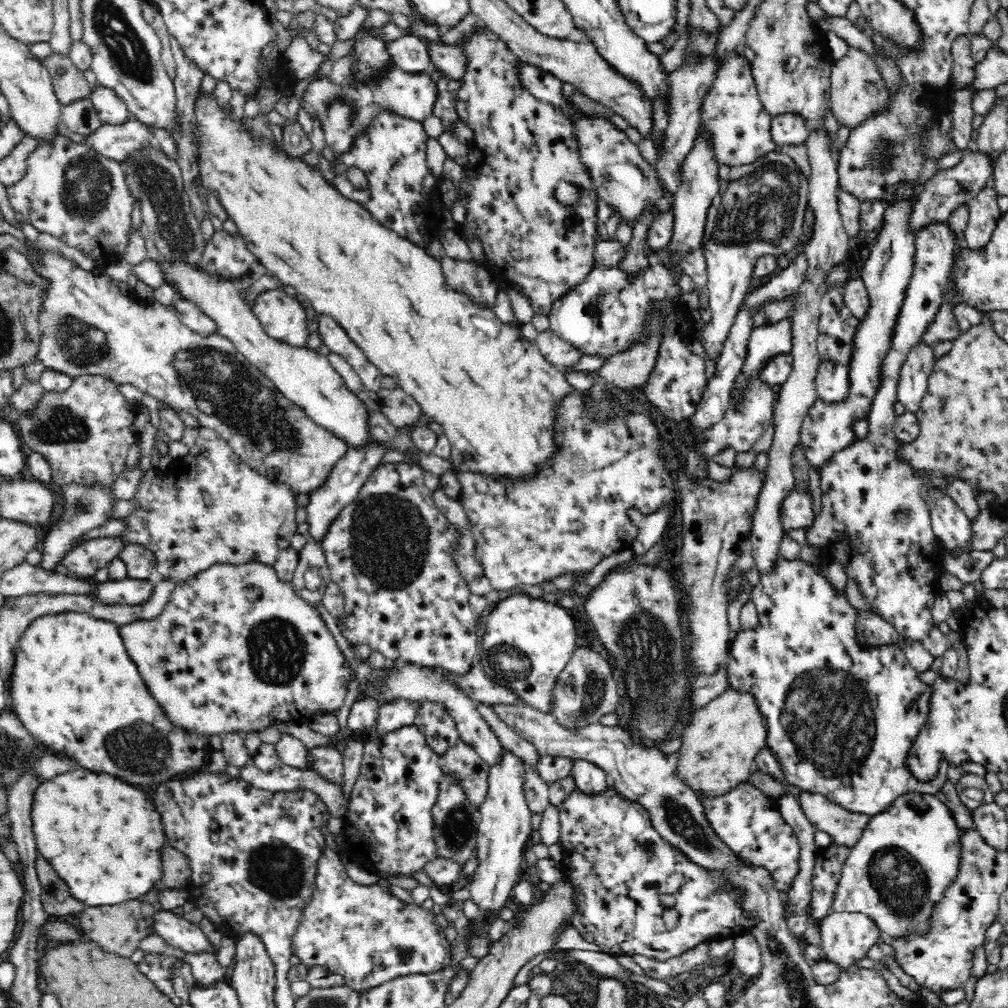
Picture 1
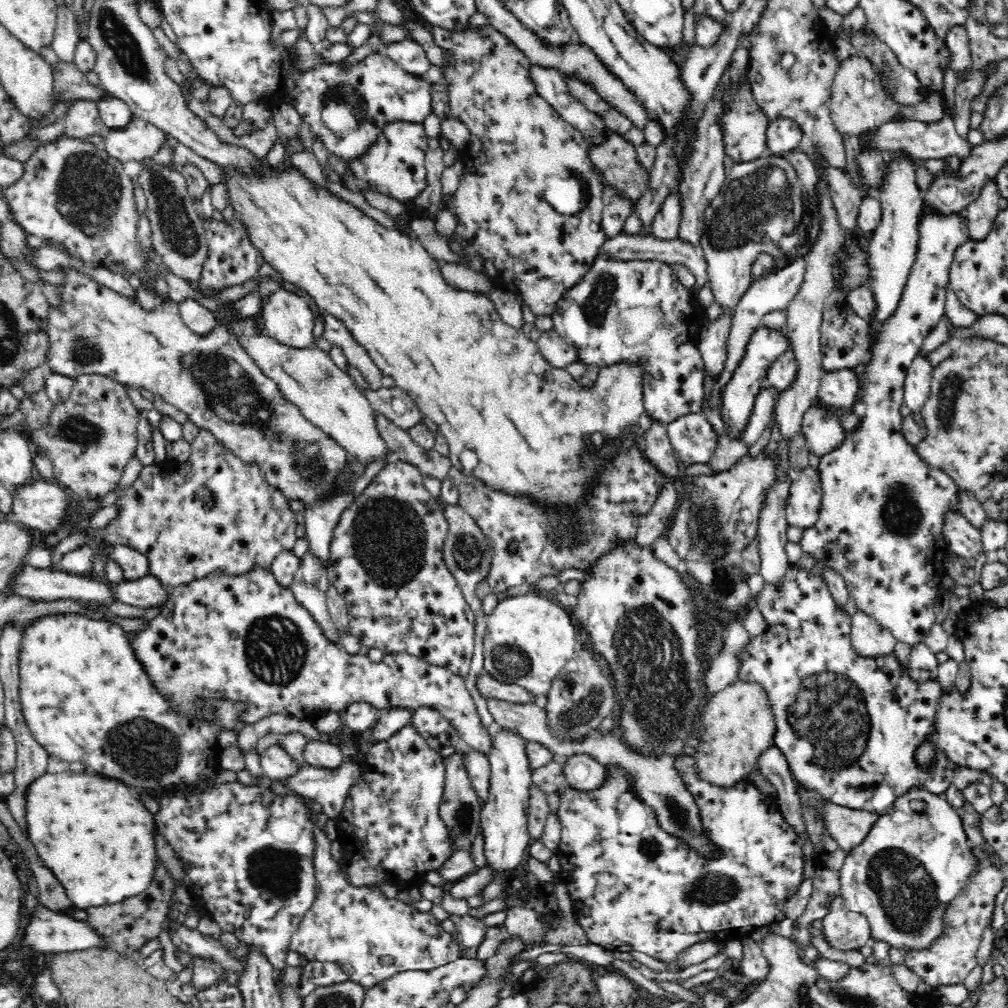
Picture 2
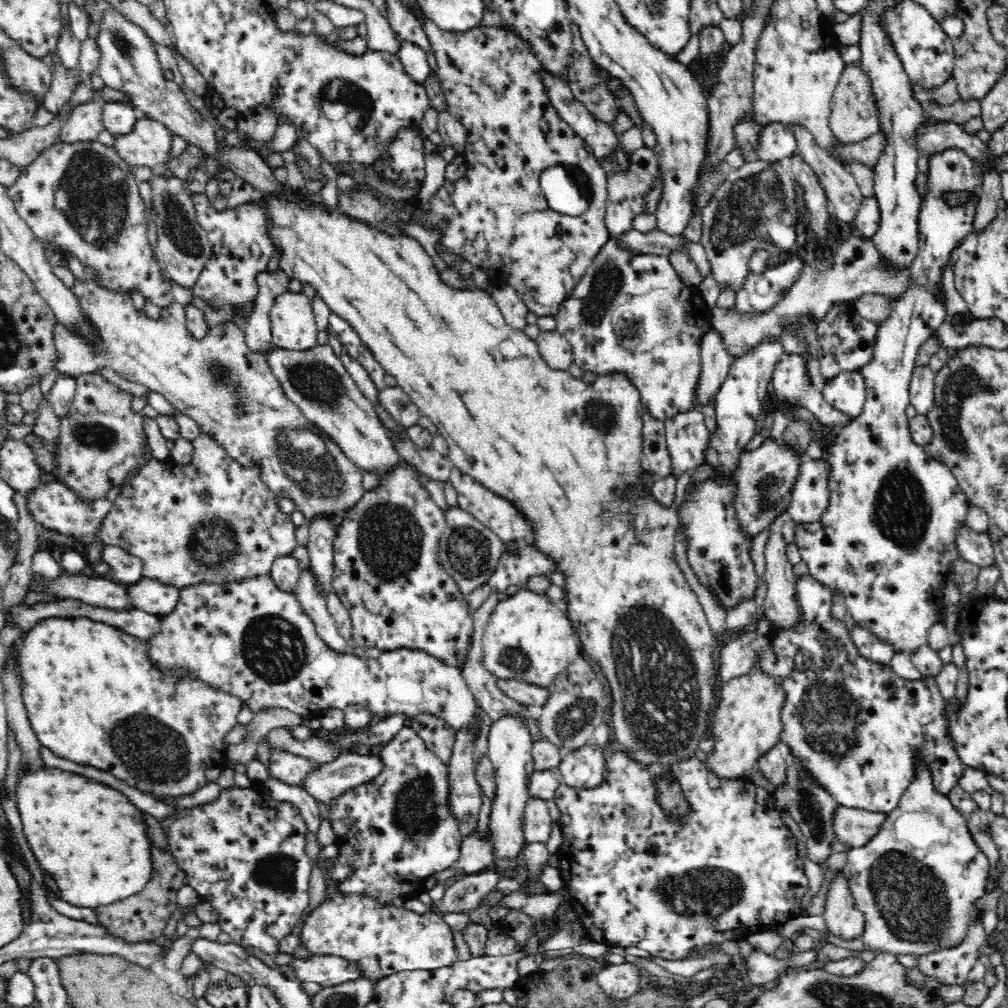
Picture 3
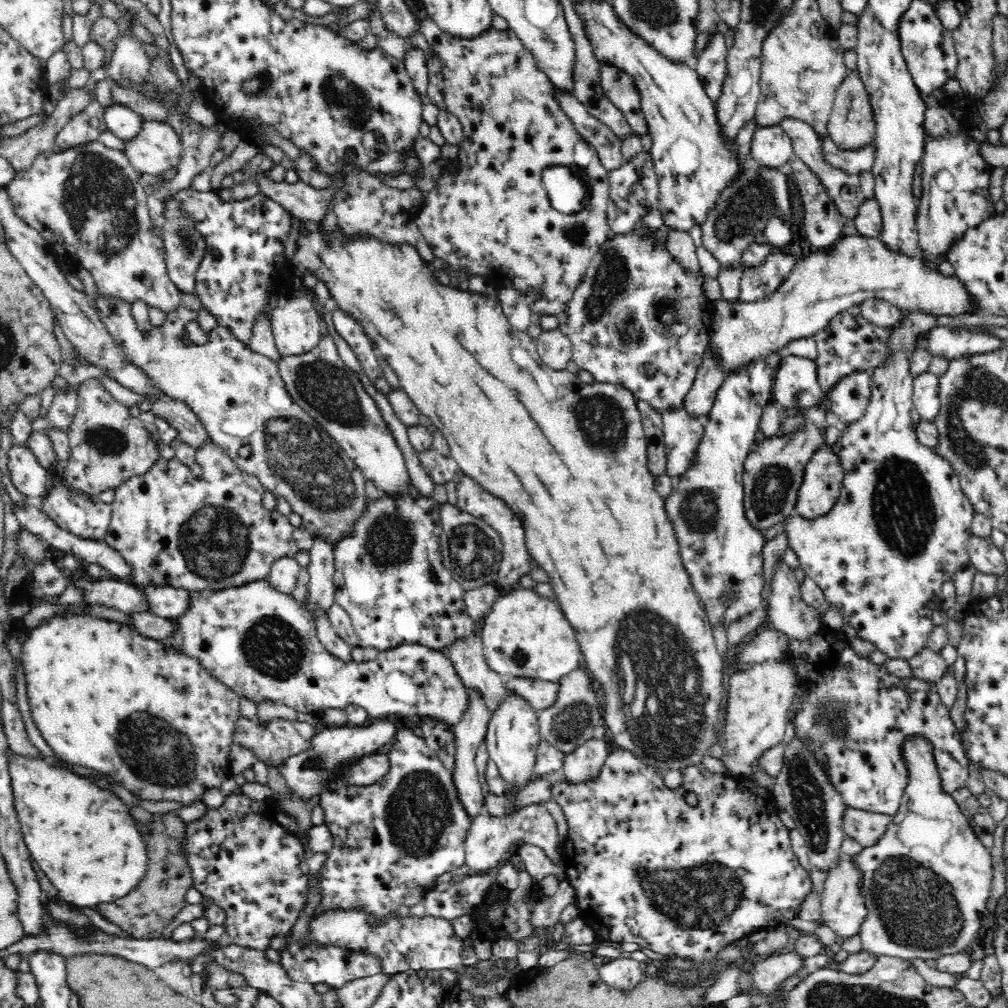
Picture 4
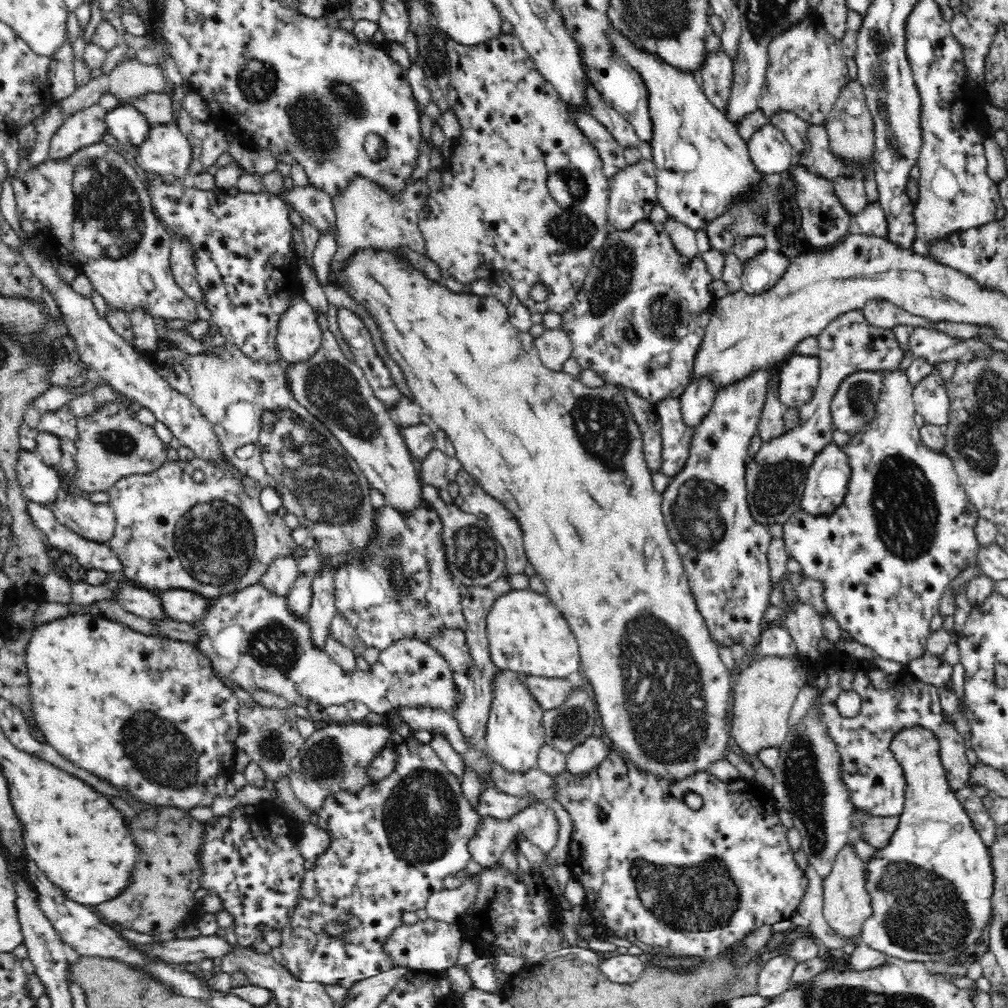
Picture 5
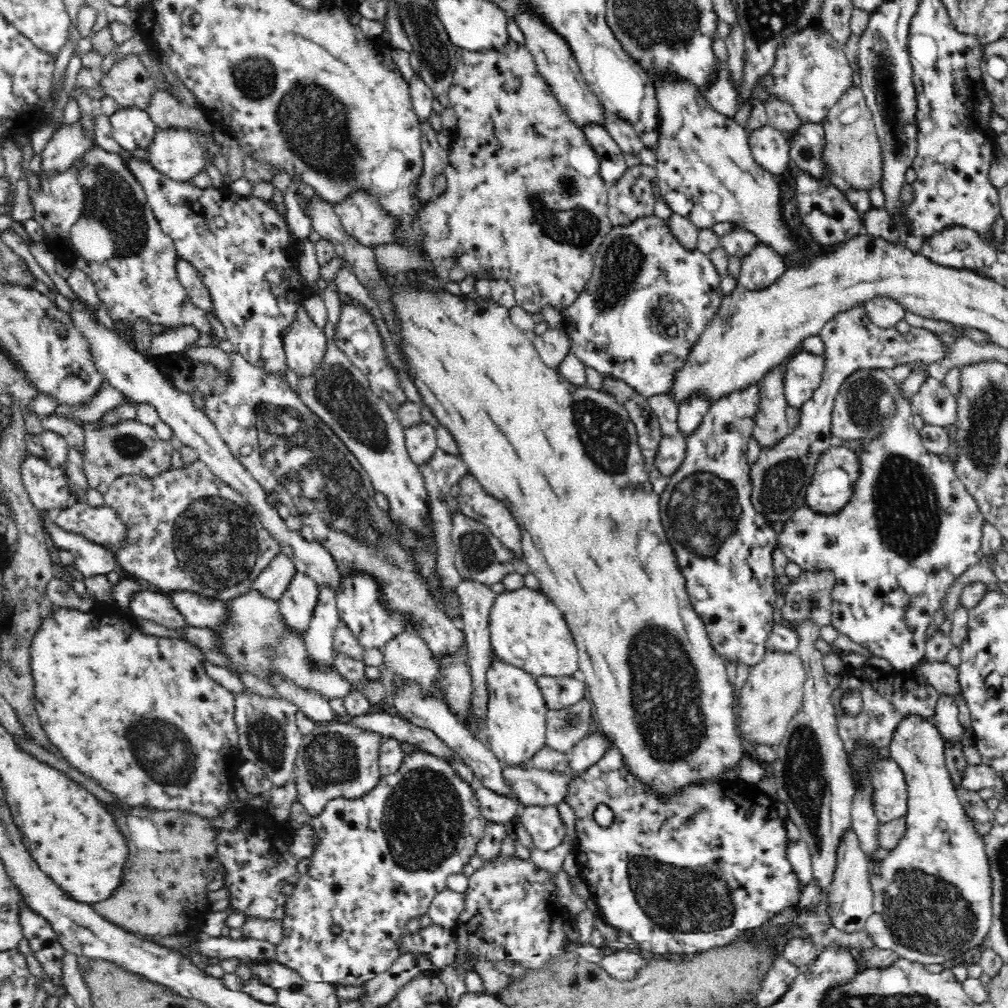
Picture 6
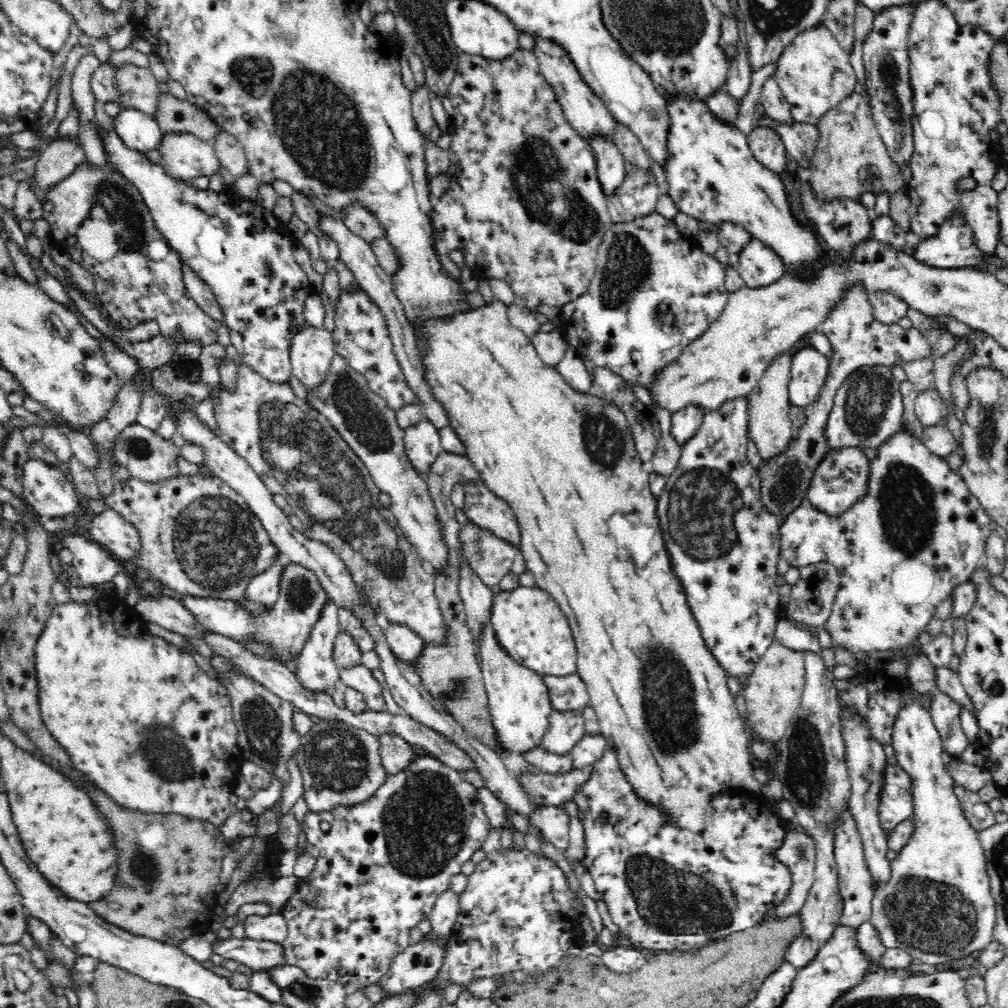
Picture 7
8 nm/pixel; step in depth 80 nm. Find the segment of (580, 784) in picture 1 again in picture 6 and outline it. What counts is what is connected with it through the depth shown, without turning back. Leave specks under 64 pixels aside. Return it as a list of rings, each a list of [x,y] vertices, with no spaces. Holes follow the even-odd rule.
[[[601,733],[586,735],[570,751],[570,771],[582,773],[596,764],[597,760],[606,752],[610,746],[607,737]]]

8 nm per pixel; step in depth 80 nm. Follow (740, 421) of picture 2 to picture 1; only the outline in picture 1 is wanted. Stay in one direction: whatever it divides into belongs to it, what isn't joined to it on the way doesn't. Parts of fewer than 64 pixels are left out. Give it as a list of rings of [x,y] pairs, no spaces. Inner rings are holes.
[[[788,318],[774,324],[763,324],[754,328],[748,340],[747,355],[740,369],[740,374],[729,390],[732,407],[742,402],[746,390],[754,380],[760,379],[762,368],[775,356],[788,354],[792,348],[792,330]]]

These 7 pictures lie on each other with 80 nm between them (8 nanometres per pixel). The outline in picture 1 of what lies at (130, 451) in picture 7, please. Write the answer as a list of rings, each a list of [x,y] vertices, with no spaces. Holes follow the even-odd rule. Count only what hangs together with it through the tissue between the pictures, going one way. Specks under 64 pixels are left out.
[[[82,375],[74,377],[70,388],[66,392],[44,392],[44,400],[40,402],[38,410],[30,416],[19,414],[15,423],[18,434],[27,450],[36,451],[44,455],[44,458],[52,465],[52,481],[67,487],[68,484],[80,486],[92,486],[100,484],[100,487],[110,488],[116,482],[118,476],[124,472],[126,456],[130,448],[138,441],[138,434],[134,426],[134,420],[138,416],[139,407],[130,403],[122,394],[119,384],[109,378],[100,375]]]

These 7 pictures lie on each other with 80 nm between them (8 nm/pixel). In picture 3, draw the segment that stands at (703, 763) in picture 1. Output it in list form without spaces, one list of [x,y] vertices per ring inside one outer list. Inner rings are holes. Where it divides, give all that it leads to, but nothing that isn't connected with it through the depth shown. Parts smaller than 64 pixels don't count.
[[[753,668],[749,674],[734,676],[724,683],[724,688],[720,688],[719,711],[716,712],[715,723],[712,724],[712,736],[709,737],[712,741],[706,746],[705,763],[712,771],[724,778],[741,779],[758,769],[759,758],[778,744],[784,732],[783,710],[788,693],[783,684],[782,678],[773,676],[762,668]]]

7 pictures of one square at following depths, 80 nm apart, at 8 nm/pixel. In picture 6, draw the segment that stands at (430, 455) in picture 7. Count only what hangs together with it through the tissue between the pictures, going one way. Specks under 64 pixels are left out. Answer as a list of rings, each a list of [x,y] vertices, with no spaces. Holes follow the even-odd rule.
[[[424,421],[405,428],[405,445],[410,458],[419,467],[428,462],[439,448],[436,431]]]

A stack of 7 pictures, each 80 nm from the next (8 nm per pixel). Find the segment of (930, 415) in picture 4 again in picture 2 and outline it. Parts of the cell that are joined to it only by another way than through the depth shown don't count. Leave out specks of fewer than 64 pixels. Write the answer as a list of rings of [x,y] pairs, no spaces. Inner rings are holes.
[[[916,356],[904,380],[904,404],[914,413],[920,413],[930,398],[933,366],[928,356]]]

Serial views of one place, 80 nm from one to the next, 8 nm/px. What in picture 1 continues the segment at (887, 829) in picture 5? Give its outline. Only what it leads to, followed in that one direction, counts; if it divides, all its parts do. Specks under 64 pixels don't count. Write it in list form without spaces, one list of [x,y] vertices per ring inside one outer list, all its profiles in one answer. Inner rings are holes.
[[[801,791],[798,799],[810,823],[818,830],[827,832],[833,843],[848,849],[858,844],[873,818],[868,814],[850,812],[821,794]]]

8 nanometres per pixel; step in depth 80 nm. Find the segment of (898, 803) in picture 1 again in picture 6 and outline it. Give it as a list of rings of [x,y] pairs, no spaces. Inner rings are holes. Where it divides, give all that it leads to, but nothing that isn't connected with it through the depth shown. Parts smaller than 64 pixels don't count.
[[[922,713],[904,715],[894,729],[888,748],[906,779],[906,834],[898,846],[888,852],[880,868],[870,866],[873,913],[867,918],[864,928],[874,939],[876,948],[892,950],[902,959],[924,965],[942,964],[979,947],[982,940],[988,937],[993,918],[988,857],[981,834],[974,828],[957,797],[956,784],[952,782],[951,772],[946,766],[944,744],[936,725],[922,717]]]

